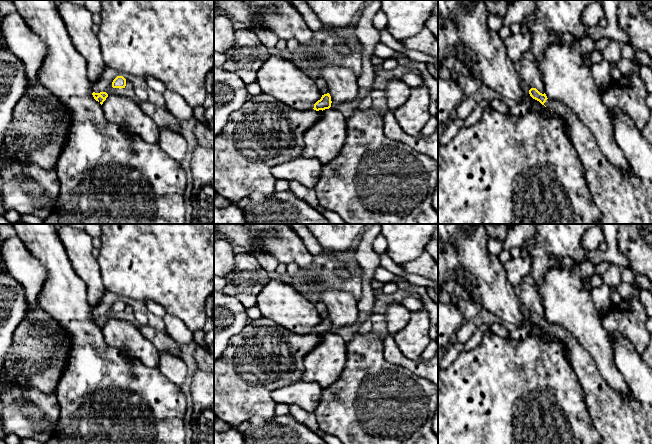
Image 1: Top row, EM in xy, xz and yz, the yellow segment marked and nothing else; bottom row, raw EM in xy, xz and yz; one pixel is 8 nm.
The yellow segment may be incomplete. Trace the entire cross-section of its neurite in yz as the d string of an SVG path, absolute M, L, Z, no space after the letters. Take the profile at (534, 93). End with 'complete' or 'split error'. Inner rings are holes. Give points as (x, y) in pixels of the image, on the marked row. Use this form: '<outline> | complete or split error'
M531 88L529 94L566 120L566 134L583 166L586 184L601 211L602 224L652 224L652 183L639 178L631 169L625 172L614 167L602 154L594 135L565 105L548 99L536 88Z | split error

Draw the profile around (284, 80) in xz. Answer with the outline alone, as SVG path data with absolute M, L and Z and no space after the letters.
M270 56L258 70L257 83L263 94L298 111L313 109L322 97L319 87L299 64L277 56Z

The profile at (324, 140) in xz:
M330 107L304 132L301 155L314 157L325 165L339 156L346 137L347 118Z

